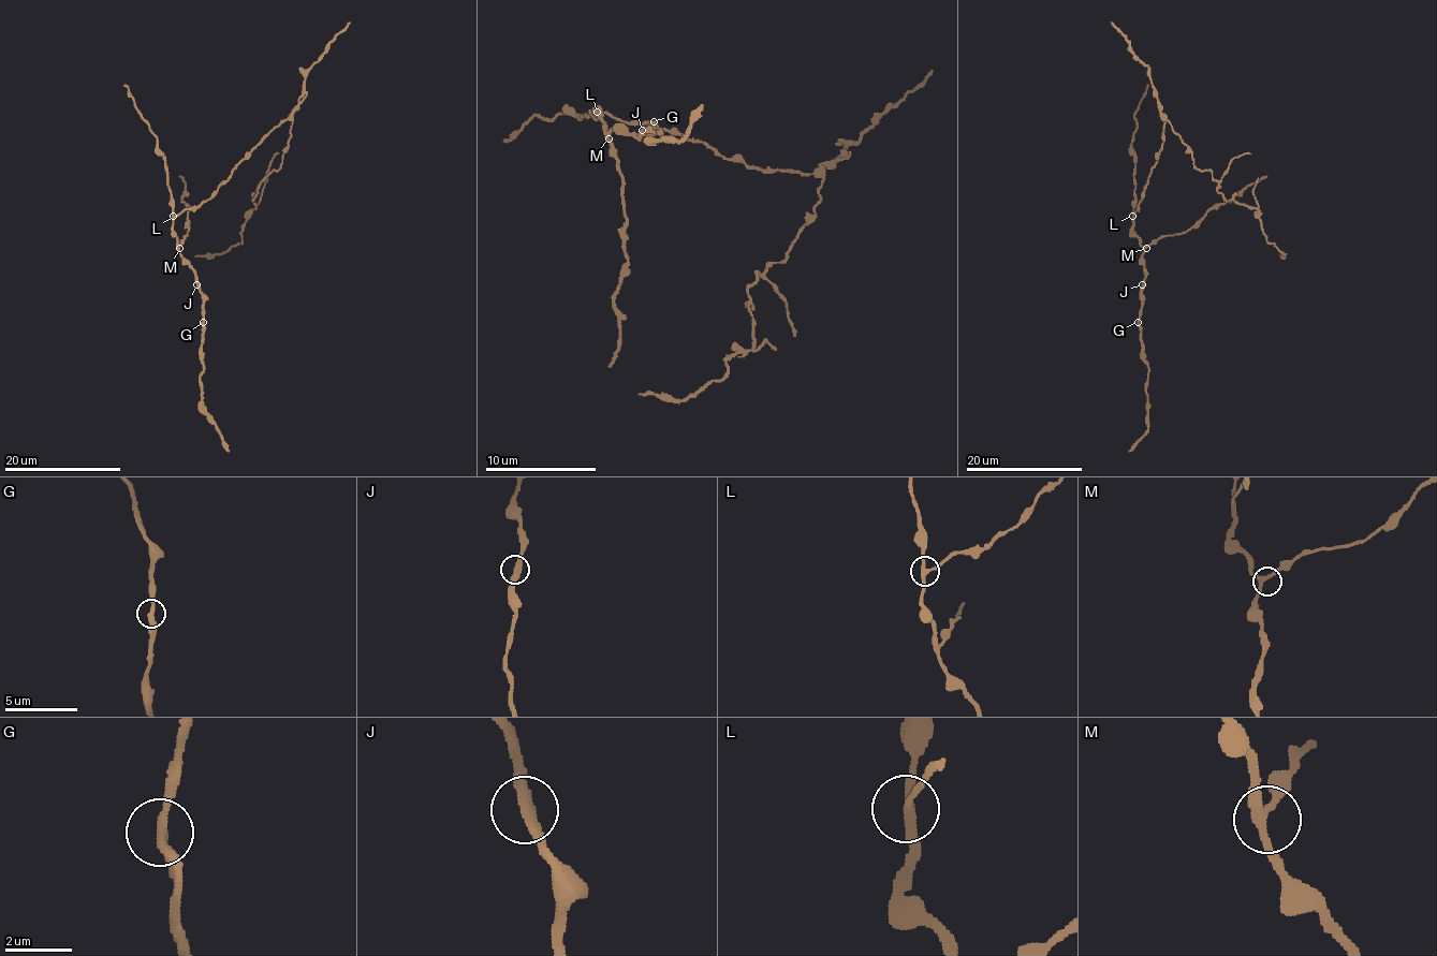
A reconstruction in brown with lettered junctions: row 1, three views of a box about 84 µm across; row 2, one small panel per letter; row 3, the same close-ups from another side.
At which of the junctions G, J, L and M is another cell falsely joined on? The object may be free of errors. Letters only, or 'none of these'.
L

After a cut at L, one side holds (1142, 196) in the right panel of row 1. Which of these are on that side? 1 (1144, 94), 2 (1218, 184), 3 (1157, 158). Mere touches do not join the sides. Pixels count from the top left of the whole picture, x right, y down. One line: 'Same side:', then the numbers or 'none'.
Same side: 2, 3

